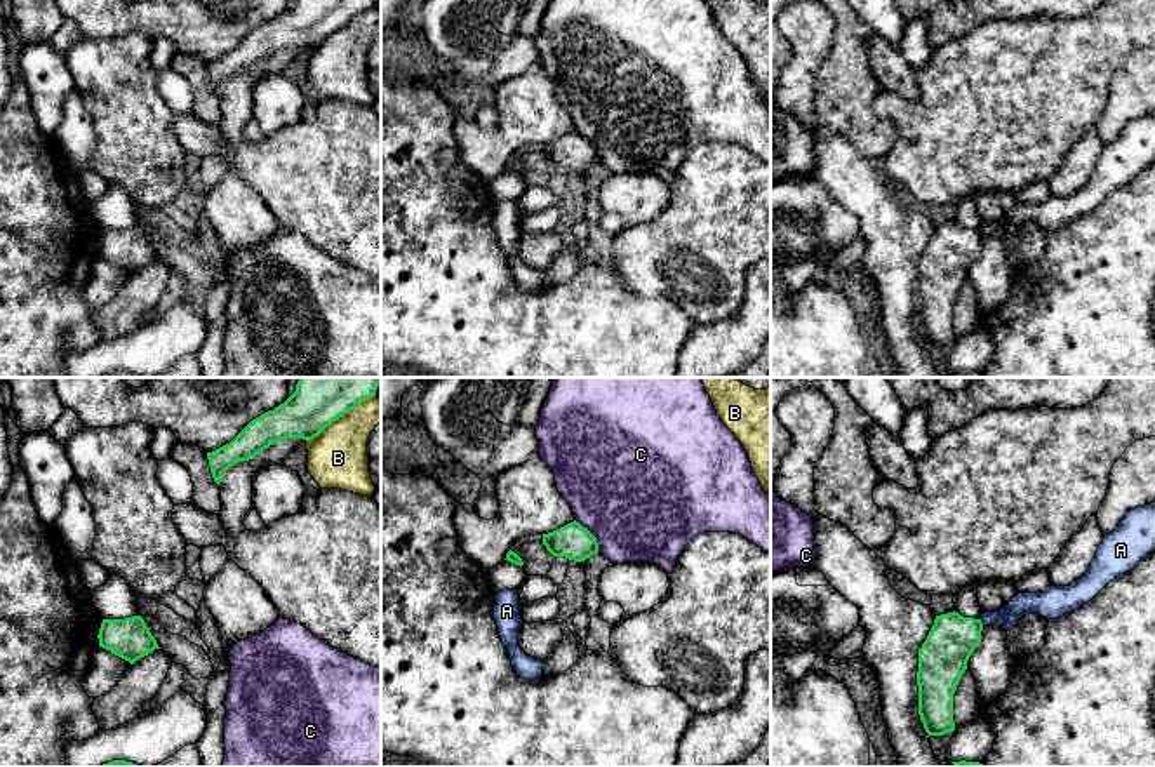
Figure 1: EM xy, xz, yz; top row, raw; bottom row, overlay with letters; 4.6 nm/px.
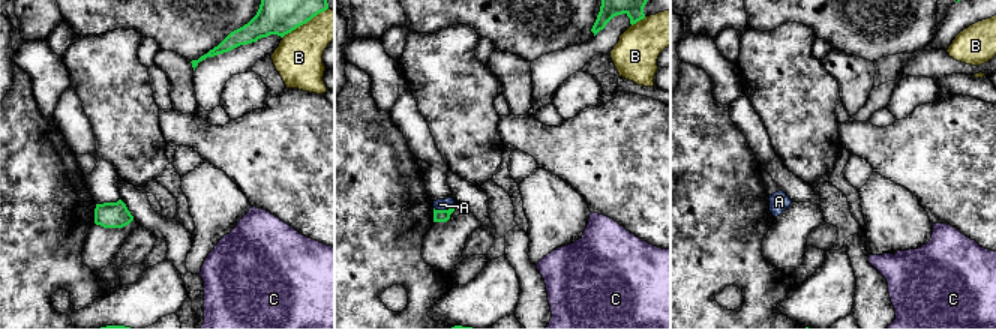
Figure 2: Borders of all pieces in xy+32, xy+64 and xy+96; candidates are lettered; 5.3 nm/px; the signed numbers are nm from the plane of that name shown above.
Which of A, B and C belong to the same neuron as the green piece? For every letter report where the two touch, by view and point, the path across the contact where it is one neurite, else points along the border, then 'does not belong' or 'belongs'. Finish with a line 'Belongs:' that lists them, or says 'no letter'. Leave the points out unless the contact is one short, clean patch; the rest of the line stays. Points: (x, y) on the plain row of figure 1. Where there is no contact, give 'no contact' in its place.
A: meets green in yz at (980, 232); border along yz (980, 228), (983, 235); does not belong
B: meets green in xy at (341, 26); border along xy (374, 6), (359, 13), (308, 53); does not belong
C: meets green in xz at (592, 145); does not belong
Belongs: no letter

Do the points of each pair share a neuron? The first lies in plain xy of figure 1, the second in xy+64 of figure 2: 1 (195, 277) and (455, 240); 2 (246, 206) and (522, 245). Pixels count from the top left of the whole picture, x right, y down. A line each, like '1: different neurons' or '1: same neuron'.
1: different neurons
2: different neurons

